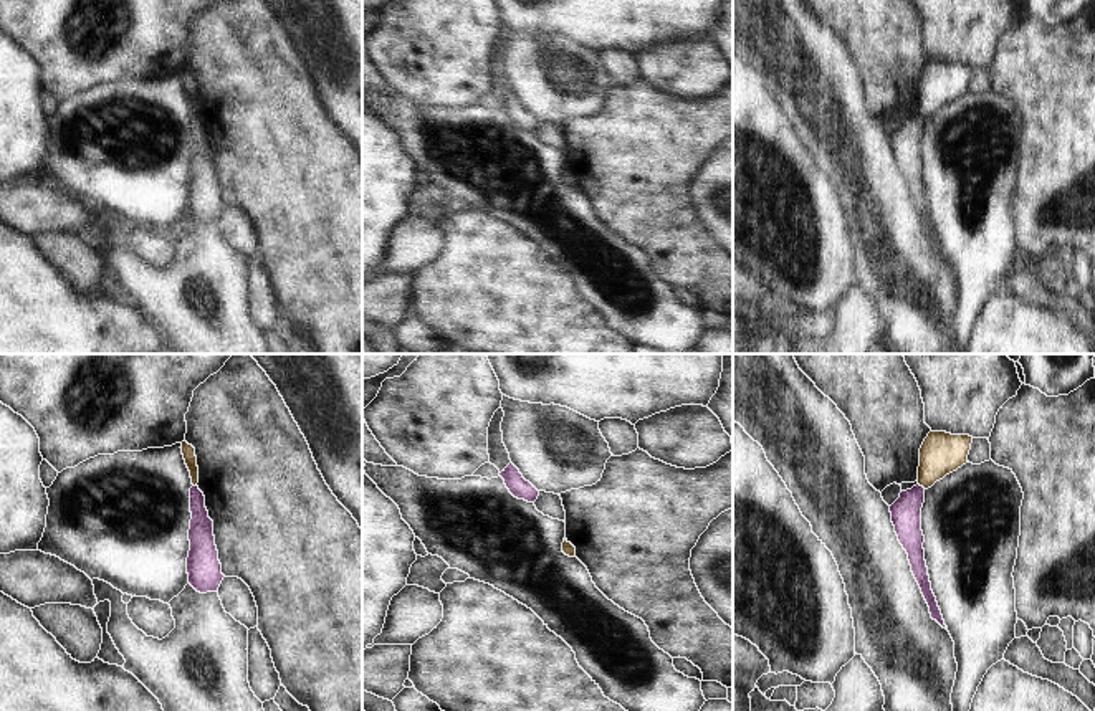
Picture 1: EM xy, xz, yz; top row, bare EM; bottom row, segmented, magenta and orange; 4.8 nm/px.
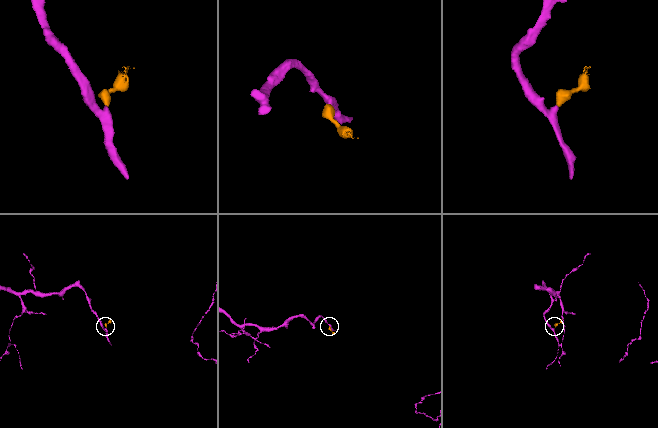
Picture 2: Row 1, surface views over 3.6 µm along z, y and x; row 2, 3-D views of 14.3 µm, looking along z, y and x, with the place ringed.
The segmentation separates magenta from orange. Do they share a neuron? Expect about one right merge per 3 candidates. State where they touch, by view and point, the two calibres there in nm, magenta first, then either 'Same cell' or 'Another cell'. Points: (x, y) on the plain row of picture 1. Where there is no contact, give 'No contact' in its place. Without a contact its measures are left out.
Touches magenta at yz (922, 116). Thickness 140 nm (magenta) against 200 nm. Another cell.

